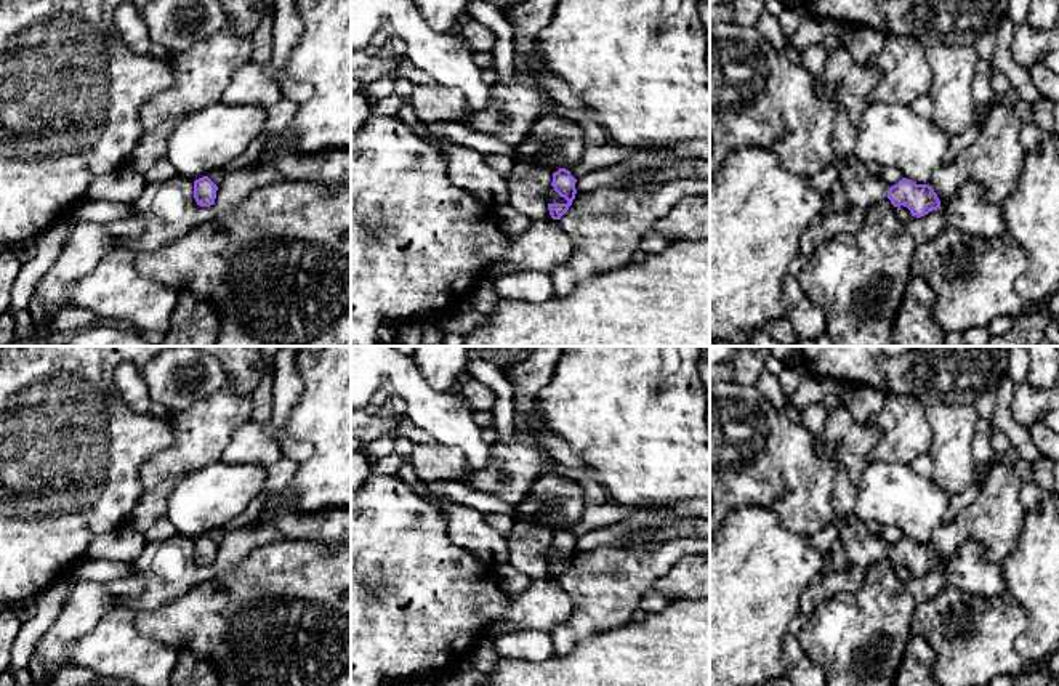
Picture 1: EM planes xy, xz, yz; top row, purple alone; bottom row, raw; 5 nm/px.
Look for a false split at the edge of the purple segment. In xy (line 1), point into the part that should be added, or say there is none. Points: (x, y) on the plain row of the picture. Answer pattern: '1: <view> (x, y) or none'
1: none

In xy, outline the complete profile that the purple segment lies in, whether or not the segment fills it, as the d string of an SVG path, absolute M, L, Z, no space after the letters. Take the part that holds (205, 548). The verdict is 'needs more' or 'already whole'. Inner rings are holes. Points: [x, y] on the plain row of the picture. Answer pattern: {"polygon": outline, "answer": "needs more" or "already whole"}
{"polygon": "M202 535L194 540L194 558L200 566L215 563L218 545L208 537Z", "answer": "already whole"}

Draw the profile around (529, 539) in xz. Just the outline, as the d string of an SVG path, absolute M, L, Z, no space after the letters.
M535 516L516 519L514 529L506 535L508 564L527 575L530 580L551 579L545 550L553 542L553 531L535 521Z

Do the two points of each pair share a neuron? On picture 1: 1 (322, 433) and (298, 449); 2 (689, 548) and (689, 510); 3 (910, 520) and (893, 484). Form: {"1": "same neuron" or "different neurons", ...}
{"1": "different neurons", "2": "different neurons", "3": "same neuron"}

